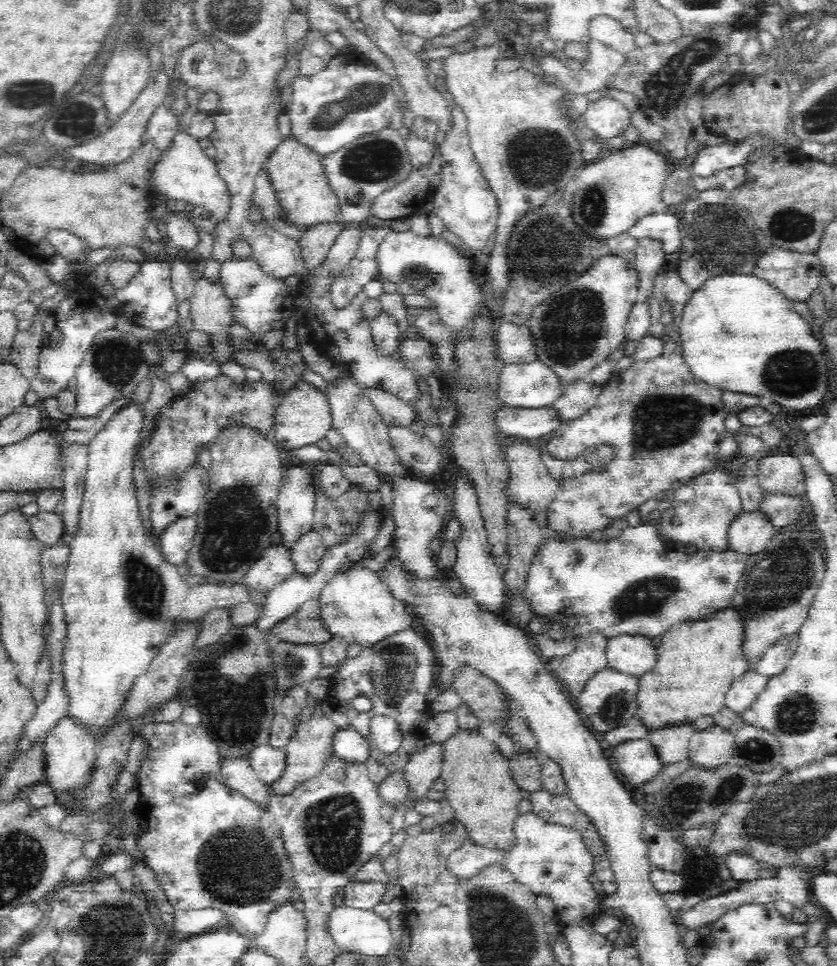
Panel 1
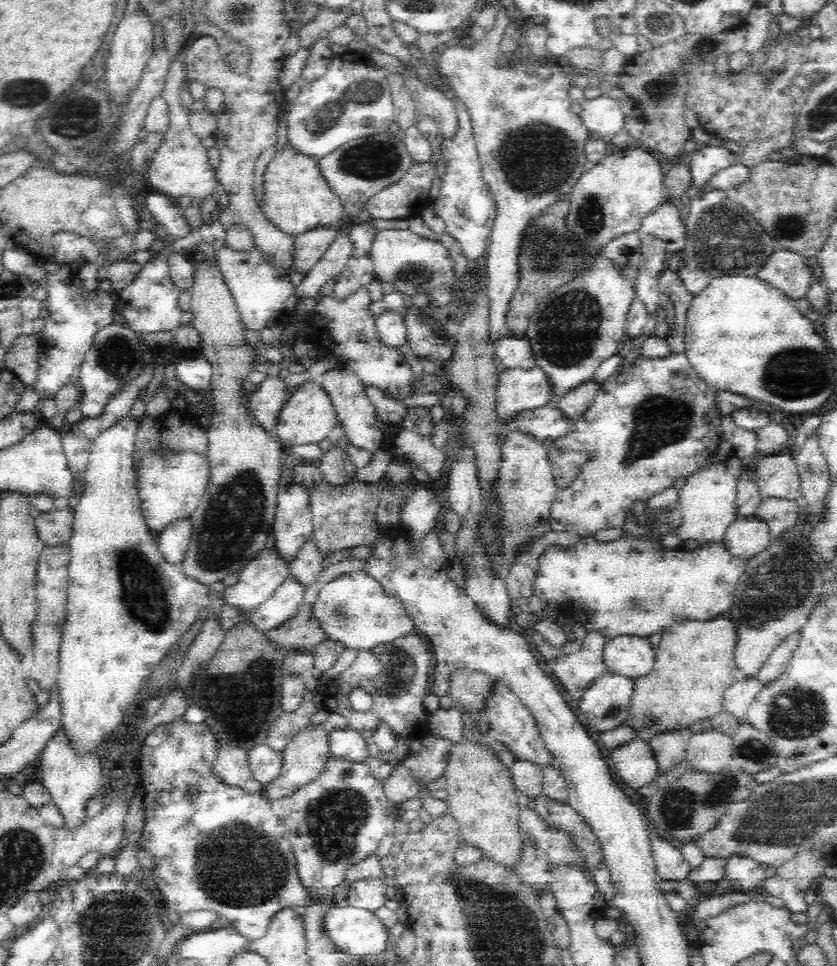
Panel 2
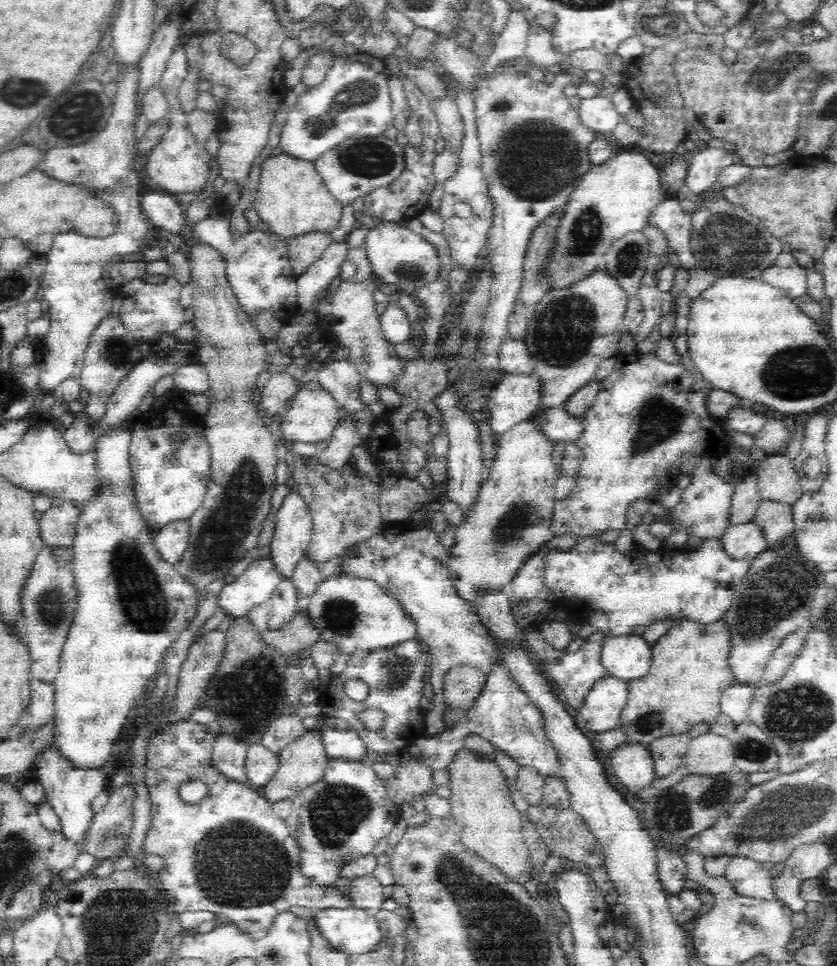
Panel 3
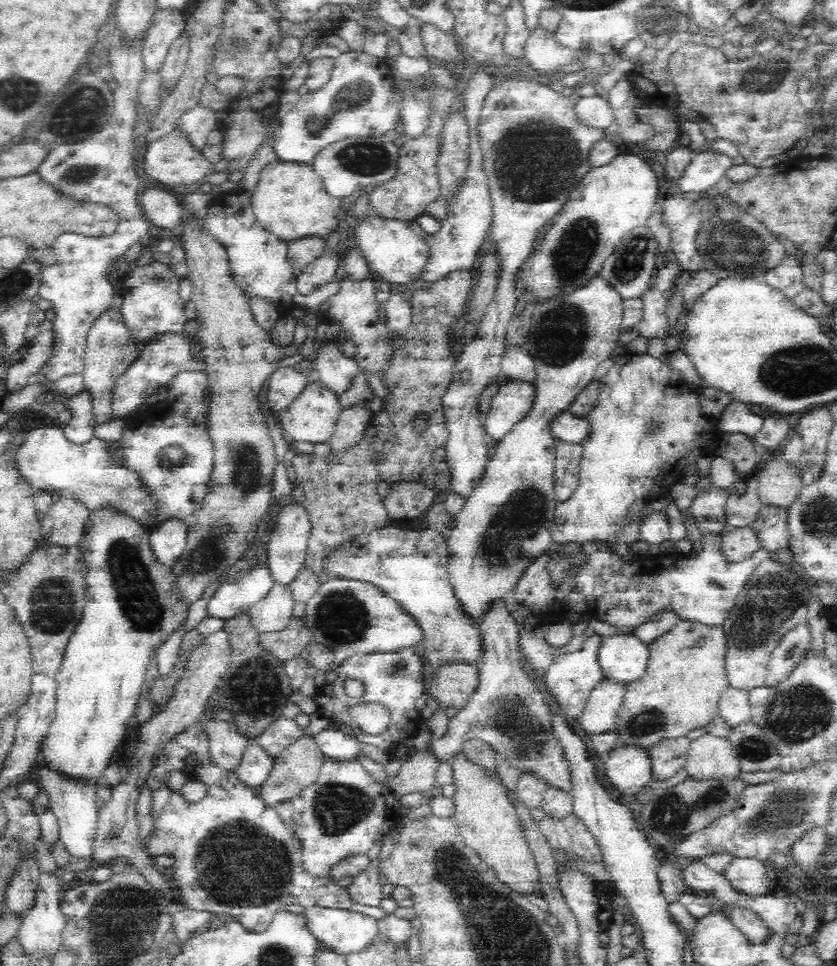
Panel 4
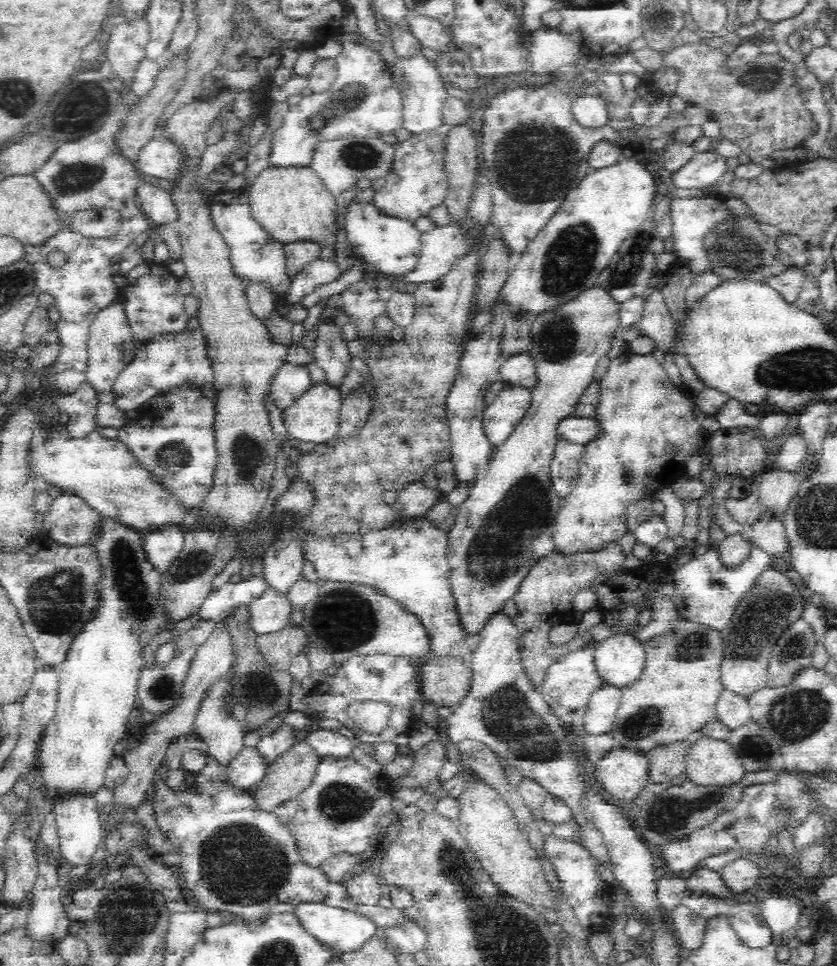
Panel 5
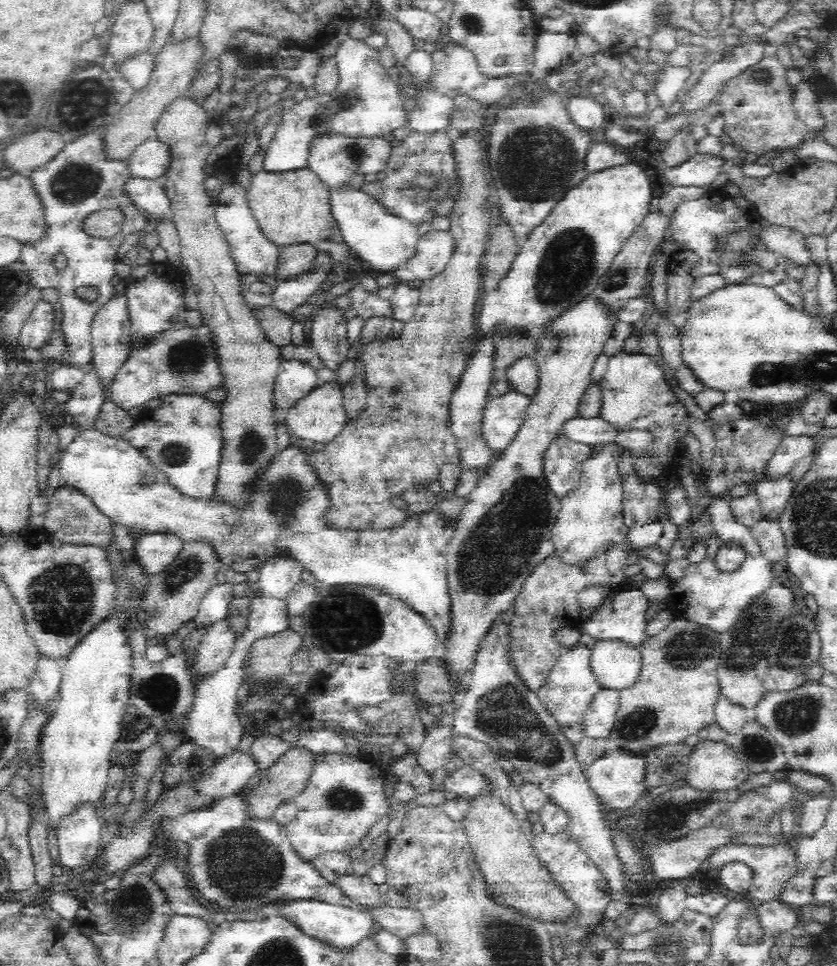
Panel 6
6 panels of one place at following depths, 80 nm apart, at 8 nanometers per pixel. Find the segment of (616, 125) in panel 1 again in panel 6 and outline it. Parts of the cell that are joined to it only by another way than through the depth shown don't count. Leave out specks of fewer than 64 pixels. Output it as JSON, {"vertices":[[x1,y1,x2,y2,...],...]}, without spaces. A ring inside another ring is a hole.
{"vertices":[[592,94,571,96,567,104,567,113,574,126,584,131,604,127,611,119,606,116,600,102]]}

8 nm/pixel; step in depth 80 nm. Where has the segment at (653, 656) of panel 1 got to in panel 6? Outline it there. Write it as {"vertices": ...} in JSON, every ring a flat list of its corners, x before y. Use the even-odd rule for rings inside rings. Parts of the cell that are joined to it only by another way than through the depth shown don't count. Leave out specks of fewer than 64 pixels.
{"vertices":[[599,640,591,648,590,668,601,689,624,690,630,688,641,671,639,648,630,648,620,640]]}

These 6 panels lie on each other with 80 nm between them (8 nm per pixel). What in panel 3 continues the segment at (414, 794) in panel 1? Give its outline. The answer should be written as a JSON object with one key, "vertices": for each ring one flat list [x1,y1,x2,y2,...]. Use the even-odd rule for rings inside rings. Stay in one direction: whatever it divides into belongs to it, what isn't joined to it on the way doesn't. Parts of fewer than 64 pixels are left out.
{"vertices":[[492,663,485,673,481,693,474,699,469,709,459,711,459,717,450,729,433,740,420,742,420,758,423,758,434,771,438,771,453,762,463,749,463,742,471,735,478,735,490,741,491,747,501,750,512,758,518,767,529,767,544,779,562,780,561,758,557,748,546,733,542,709,530,699,528,693,520,687,510,669,504,663]]}

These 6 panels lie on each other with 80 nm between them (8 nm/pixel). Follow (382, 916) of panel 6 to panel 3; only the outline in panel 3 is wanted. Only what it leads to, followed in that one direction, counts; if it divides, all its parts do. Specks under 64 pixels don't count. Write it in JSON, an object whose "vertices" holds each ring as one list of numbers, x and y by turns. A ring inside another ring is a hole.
{"vertices":[[190,720,174,724,174,728,150,738,148,744,145,782,149,789,153,818,143,842,143,850,164,860,163,868,155,874,155,885,166,895,170,910,176,913,211,912,234,923,245,936,258,939,268,934,278,914,292,906,312,911,355,908,354,901,336,886,318,886,303,874,299,867,298,843,291,841,287,822,275,815,272,803,267,802,259,790,227,778,211,764,214,736,213,726],[194,780,202,780,206,784,207,796,199,804,184,803,179,796,180,786]]}

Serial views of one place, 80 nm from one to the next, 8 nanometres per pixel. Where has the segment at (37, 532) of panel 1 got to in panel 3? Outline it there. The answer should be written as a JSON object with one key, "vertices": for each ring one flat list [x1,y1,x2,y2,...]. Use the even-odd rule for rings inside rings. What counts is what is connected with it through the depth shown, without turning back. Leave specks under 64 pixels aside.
{"vertices":[[69,500,53,504,43,512,38,524,44,545,54,548,72,547,81,515,81,505]]}

